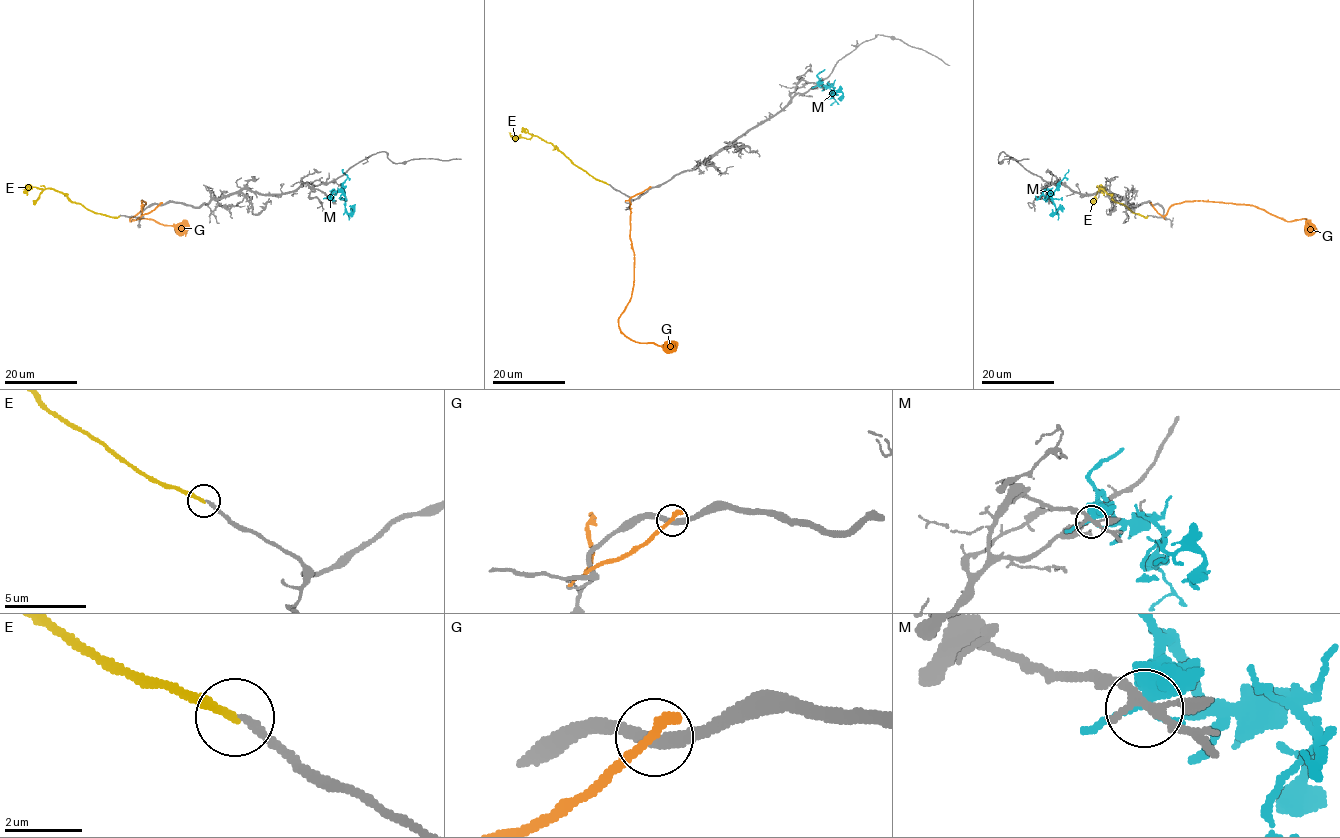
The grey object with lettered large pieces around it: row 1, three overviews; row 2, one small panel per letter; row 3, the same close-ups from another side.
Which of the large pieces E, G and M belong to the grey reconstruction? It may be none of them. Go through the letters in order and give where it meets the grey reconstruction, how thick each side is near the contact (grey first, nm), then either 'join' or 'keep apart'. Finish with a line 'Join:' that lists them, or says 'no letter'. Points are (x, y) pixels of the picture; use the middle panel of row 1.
E: meets grey at (608, 184); 180 nm thick on the grey side, 240 nm on the other; join
G: meets grey at (648, 188); 320 nm thick on the grey side, 320 nm on the other; keep apart
M: meets grey at (817, 85); 240 nm thick on the grey side, 400 nm on the other; keep apart
Join: E

